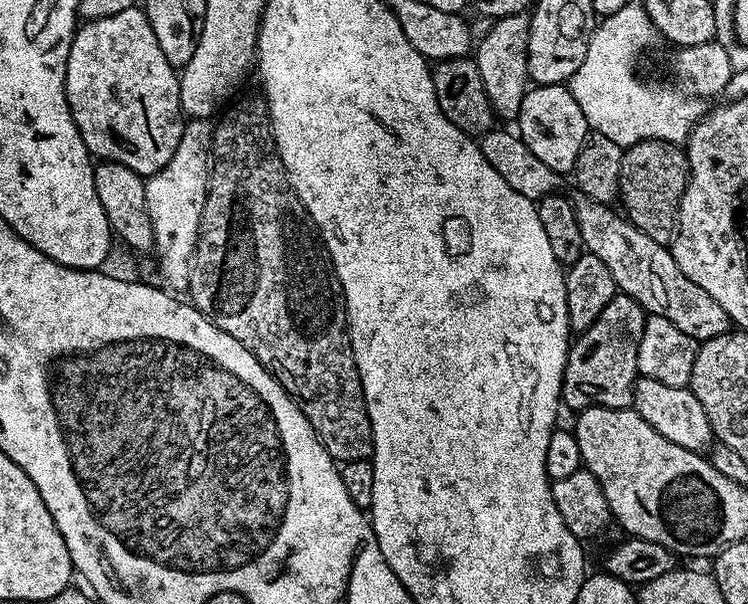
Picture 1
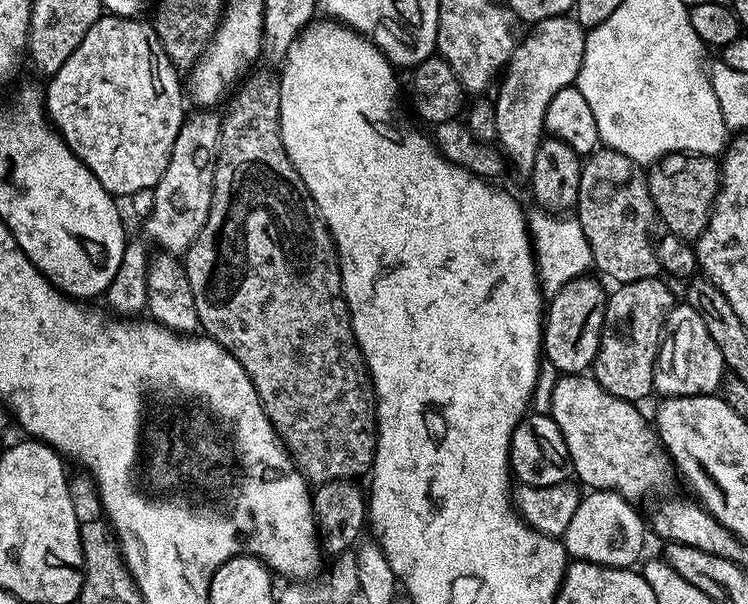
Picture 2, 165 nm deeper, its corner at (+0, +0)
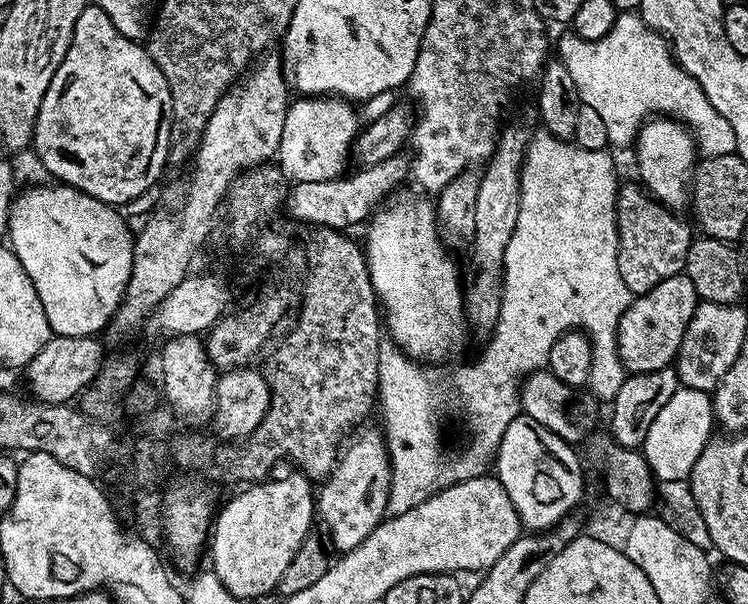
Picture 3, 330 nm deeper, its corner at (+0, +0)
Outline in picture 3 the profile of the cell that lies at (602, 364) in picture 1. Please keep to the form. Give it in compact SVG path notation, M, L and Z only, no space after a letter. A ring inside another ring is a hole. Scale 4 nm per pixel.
M683 274L666 278L646 295L635 297L622 314L616 331L618 358L624 364L625 373L653 372L669 367L680 353L686 326L690 326L690 318L694 318L697 303L694 282Z

